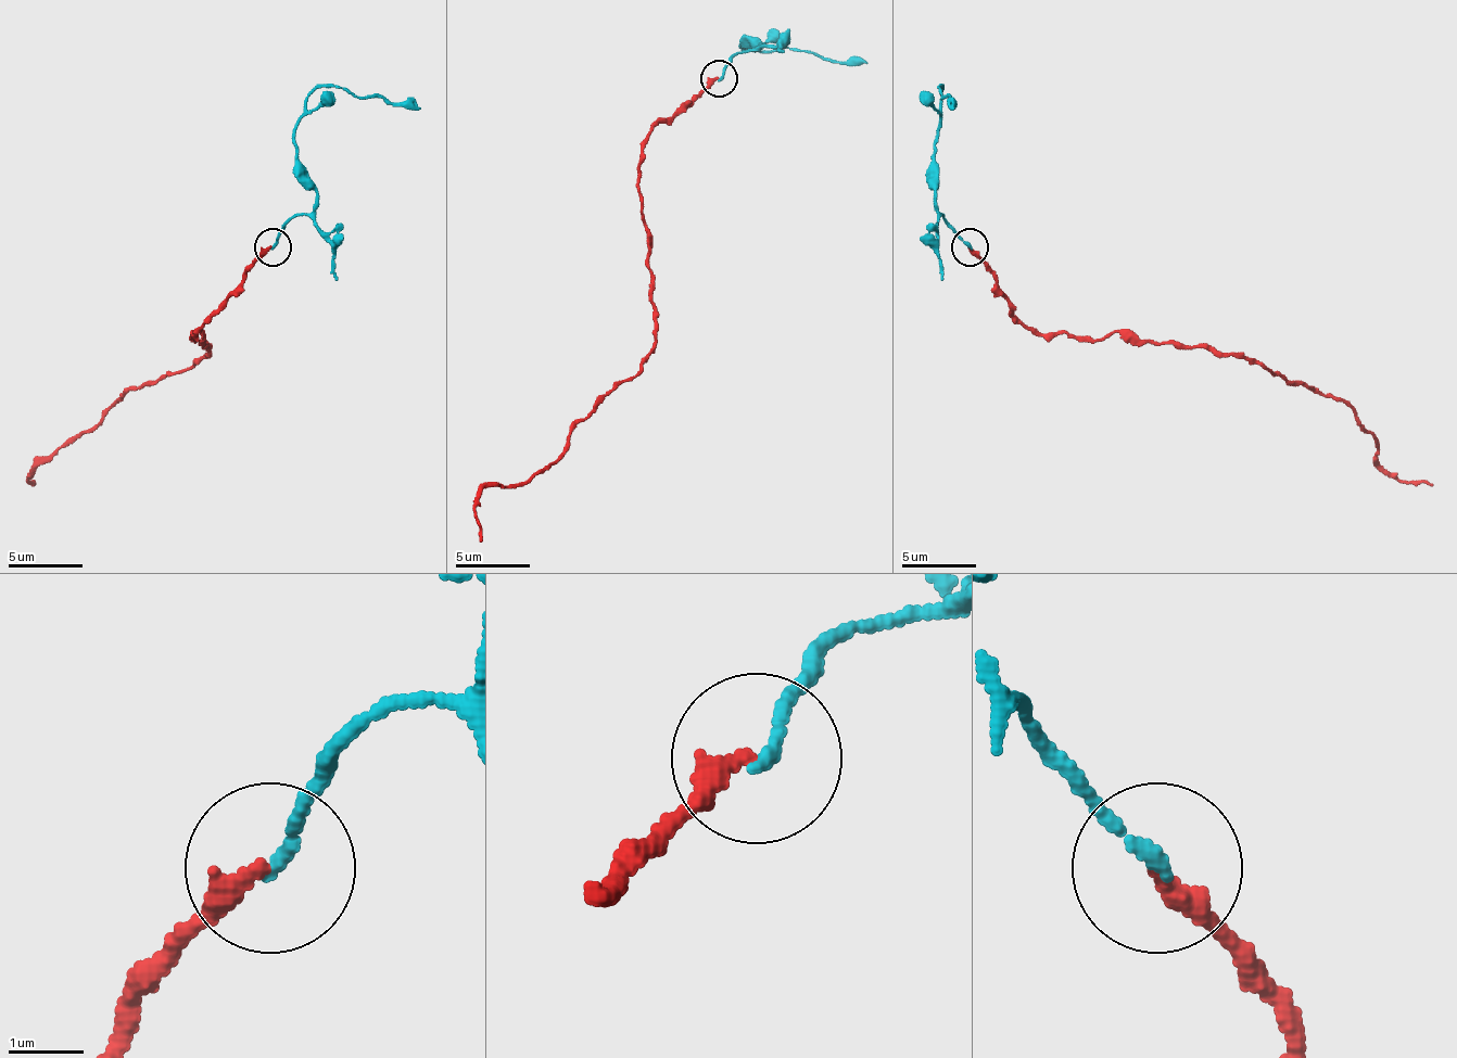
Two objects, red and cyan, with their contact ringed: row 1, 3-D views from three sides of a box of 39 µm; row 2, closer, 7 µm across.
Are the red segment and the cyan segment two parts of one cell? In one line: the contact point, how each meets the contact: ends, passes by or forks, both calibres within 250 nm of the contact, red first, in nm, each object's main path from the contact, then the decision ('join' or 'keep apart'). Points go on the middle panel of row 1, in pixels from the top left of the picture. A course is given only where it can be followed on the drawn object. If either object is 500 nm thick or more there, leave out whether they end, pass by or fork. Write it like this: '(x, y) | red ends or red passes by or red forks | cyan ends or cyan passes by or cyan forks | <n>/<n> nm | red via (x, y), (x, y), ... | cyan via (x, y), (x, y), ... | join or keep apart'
(719, 78) | red ends | cyan ends | 240/180 nm | red via (720, 79), (660, 120), (638, 153), (654, 354), (572, 431), (568, 449), (523, 483), (479, 494), (483, 543) | cyan via (720, 79), (743, 50), (764, 46), (746, 42), (743, 46), (764, 50), (787, 46), (806, 53), (869, 64) | keep apart

